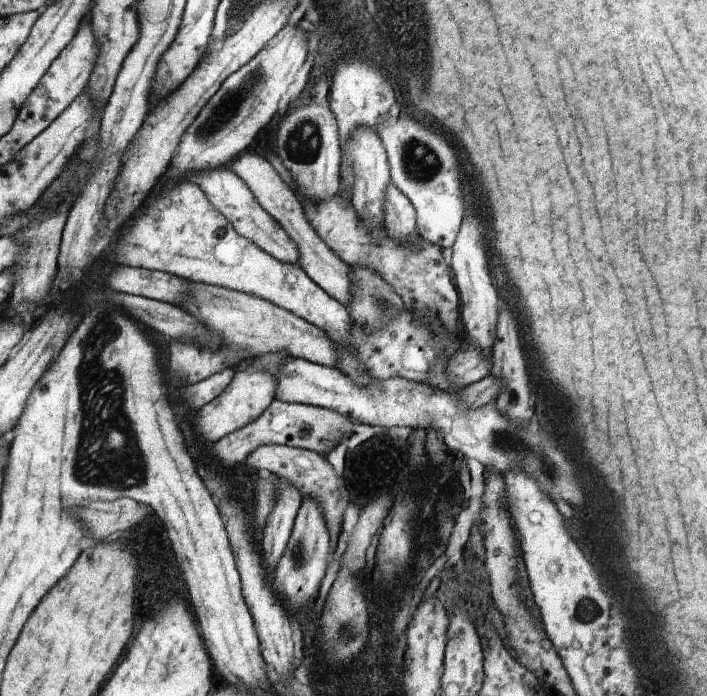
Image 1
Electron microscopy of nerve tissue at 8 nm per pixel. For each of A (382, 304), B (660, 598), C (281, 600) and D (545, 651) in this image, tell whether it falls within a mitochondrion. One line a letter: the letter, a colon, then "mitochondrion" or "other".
A: mitochondrion
B: other
C: other
D: other

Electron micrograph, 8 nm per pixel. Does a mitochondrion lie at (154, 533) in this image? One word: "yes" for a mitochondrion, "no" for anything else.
no

